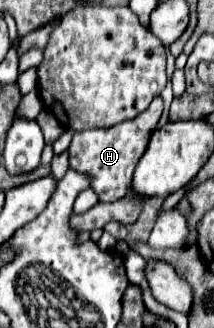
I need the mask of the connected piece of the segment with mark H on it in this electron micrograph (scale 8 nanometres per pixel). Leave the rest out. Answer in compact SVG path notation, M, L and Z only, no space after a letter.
M158 96L148 106L148 110L144 110L132 120L120 122L108 130L84 130L74 134L72 144L68 148L68 160L70 160L68 168L90 178L90 188L98 194L100 202L116 202L128 194L128 190L132 188L134 168L148 146L150 134L156 130L162 110L164 110L164 102Z

